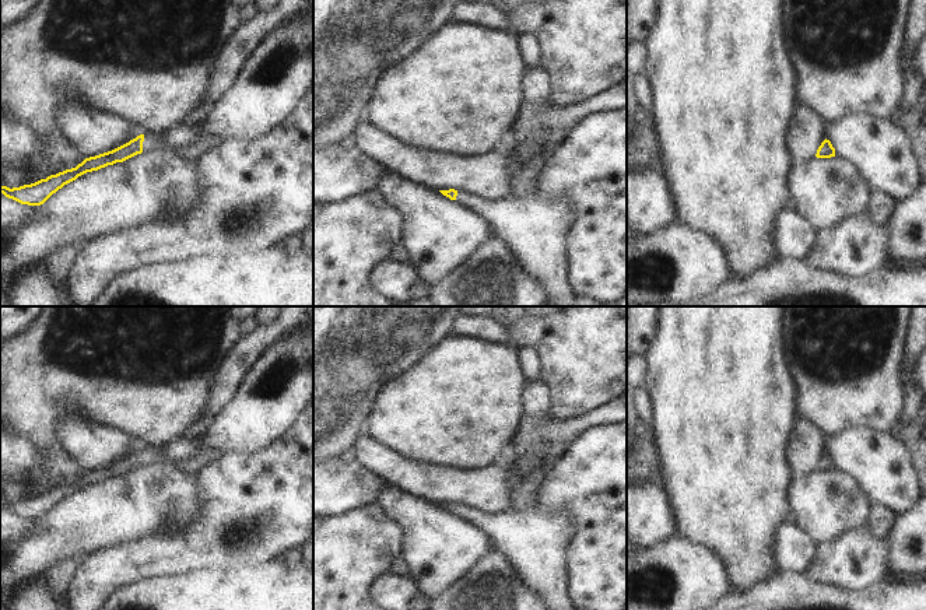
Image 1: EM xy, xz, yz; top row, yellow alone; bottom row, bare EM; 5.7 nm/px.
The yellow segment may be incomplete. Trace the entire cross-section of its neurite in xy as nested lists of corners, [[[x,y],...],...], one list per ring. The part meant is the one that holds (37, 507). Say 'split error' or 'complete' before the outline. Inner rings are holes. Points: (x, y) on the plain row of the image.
split error; [[[144,445],[143,448],[112,464],[85,471],[76,481],[50,488],[46,492],[41,492],[35,497],[13,502],[0,498],[0,506],[21,518],[41,519],[64,498],[76,494],[78,490],[87,485],[98,484],[116,476],[123,476],[137,467],[141,467],[143,464],[155,464],[164,462],[166,462],[166,458],[159,448]]]

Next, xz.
split error; [[[466,504],[439,505],[487,532],[526,583],[544,596],[548,610],[579,610],[571,595],[568,561],[576,532],[574,512],[562,506],[494,515]]]

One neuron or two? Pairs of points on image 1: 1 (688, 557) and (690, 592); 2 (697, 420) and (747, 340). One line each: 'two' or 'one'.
1: one
2: one

